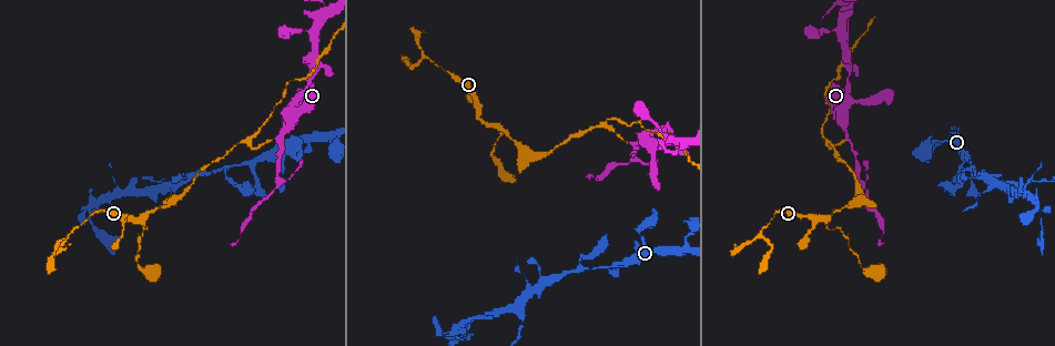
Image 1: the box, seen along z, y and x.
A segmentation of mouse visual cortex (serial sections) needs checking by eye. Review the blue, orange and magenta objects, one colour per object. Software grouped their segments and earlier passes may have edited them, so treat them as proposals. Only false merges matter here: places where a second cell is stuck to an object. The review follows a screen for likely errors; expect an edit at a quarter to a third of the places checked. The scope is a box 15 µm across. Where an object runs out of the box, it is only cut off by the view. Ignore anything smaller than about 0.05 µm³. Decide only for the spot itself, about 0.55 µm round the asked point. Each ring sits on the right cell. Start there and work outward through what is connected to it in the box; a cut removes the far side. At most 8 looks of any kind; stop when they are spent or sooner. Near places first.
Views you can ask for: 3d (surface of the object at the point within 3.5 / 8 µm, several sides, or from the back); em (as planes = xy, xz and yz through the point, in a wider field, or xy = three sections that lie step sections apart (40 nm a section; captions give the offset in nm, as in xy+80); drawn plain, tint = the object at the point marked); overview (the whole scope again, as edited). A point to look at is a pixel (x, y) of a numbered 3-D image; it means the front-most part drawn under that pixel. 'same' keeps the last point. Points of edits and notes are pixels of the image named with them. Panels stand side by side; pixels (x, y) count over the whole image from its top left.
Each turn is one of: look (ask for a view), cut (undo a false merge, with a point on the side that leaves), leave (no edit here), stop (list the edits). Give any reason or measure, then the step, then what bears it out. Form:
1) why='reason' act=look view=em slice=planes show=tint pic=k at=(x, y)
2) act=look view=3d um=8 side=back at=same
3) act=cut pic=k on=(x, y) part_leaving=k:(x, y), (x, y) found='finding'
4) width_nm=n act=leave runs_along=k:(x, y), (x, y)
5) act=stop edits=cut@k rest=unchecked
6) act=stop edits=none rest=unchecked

why='sudden change in width' act=look view=3d um=3.5 pic=1 at=(994, 183)

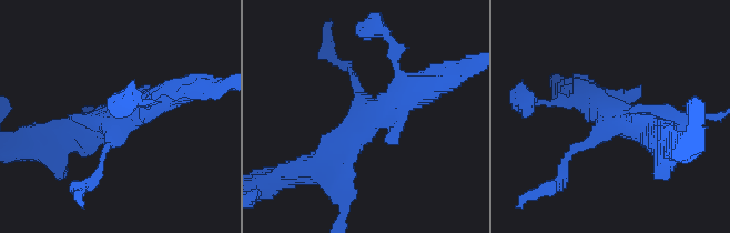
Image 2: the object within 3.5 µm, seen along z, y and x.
why='now the EM' act=look view=em slice=xy step=5 show=tint pic=2 at=(130, 115)

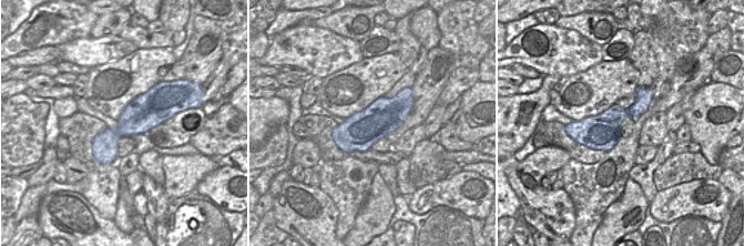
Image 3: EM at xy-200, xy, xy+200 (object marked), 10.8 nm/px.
act=leave runs_along=2:(436, 84), (378, 110), (324, 164) found='continuous, no second cell'

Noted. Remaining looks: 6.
why='a fork' act=look view=3d um=3.5 pic=1 at=(86, 206)

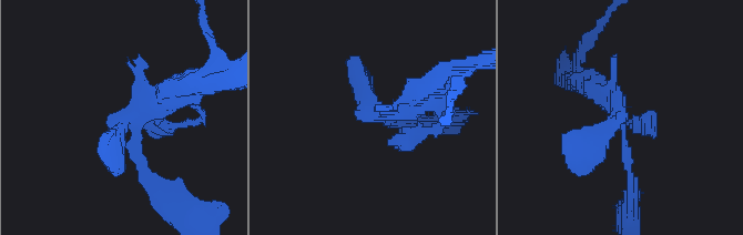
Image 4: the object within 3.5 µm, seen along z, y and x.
act=look view=em slice=xy step=5 show=tint pic=4 at=(380, 115)

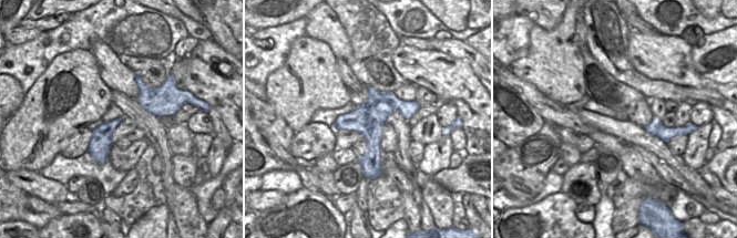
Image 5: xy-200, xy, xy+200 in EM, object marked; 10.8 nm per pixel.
act=leave runs_along=4:(588, 85), (619, 110), (631, 184) found='continuous, no second cell'

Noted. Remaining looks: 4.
why='thin neck' act=look view=3d um=8 side=back pic=1 at=(316, 72)

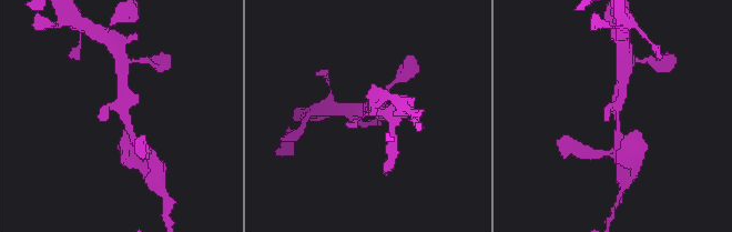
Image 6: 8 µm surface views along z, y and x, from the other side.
act=look view=3d um=3.5 pic=6 at=(127, 116)

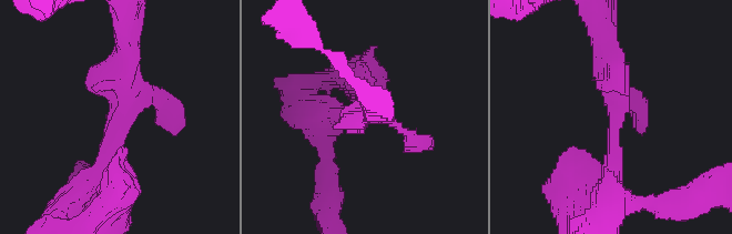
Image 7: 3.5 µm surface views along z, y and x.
act=look view=em slice=xy step=1 show=tint pic=7 at=(612, 118)

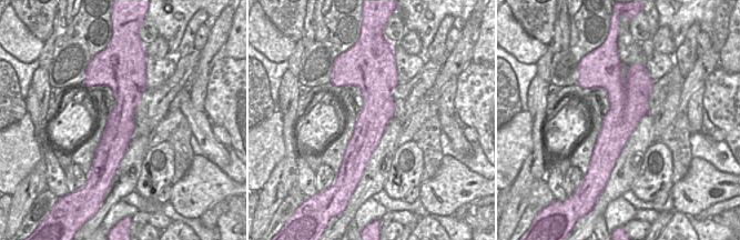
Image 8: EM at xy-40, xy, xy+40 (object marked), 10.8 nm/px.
act=leave runs_along=8:(117, 74), (122, 118), (112, 169) found='continuous, no second cell'

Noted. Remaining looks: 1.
why='three-way junction' act=look view=3d um=3.5 pic=1 at=(141, 219)

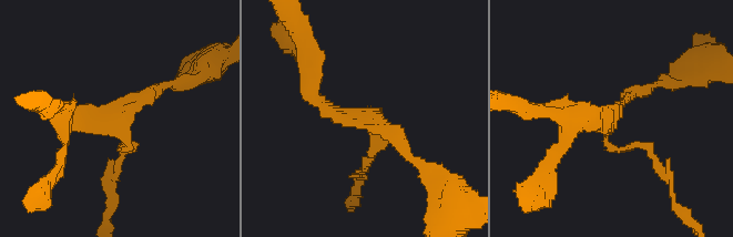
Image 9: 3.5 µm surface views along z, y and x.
arms=3 act=leave runs_along=9:(311, 74), (327, 109), (372, 114), (409, 154) found='all the same cell'

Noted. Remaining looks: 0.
act=stop edits=none rest=unchecked

